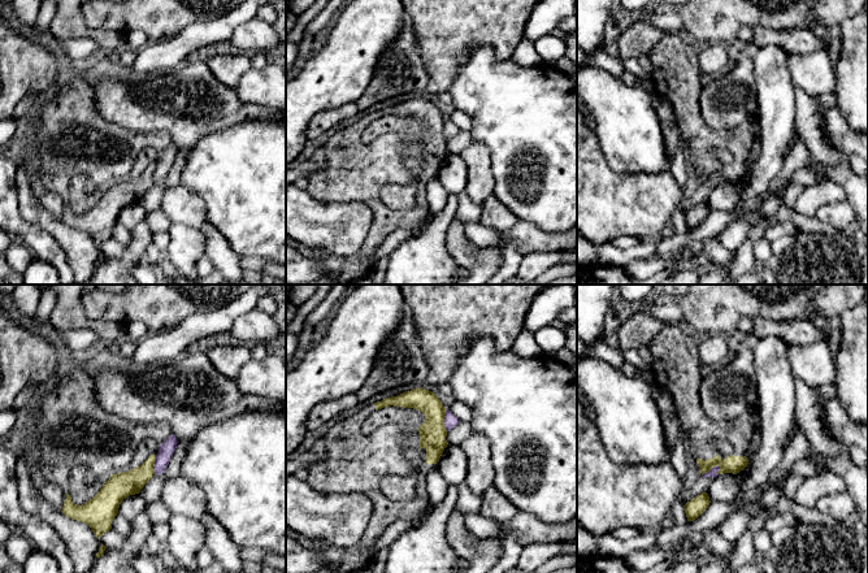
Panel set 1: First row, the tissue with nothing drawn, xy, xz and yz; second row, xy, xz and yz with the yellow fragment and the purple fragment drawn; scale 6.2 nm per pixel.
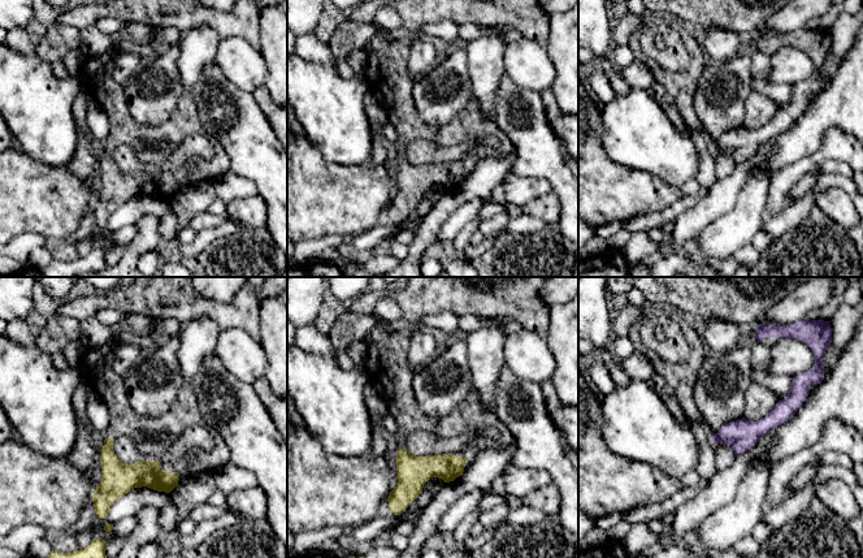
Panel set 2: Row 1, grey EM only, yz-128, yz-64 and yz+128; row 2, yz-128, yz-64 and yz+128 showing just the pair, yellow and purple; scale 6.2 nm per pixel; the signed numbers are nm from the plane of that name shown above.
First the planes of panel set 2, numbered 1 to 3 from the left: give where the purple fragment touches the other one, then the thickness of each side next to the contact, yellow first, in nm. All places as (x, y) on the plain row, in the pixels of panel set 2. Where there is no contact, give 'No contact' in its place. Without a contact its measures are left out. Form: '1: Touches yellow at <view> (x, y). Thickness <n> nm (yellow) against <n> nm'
1: No contact
2: No contact
3: No contact

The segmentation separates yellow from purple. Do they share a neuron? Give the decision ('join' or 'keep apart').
keep apart

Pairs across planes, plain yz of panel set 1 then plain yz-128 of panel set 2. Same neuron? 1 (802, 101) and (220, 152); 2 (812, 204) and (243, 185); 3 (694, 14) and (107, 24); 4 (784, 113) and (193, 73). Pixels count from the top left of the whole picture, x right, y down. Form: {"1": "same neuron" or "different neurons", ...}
{"1": "different neurons", "2": "same neuron", "3": "different neurons", "4": "same neuron"}

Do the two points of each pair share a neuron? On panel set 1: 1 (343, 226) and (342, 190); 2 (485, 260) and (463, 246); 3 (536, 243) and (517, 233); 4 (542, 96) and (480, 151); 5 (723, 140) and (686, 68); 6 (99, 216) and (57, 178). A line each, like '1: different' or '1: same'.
1: different
2: same
3: same
4: different
5: same
6: same

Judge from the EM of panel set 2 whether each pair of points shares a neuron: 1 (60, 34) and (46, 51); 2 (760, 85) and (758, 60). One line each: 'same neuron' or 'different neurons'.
1: same neuron
2: same neuron

